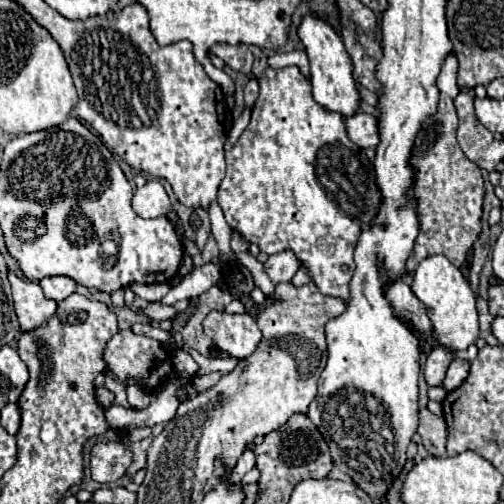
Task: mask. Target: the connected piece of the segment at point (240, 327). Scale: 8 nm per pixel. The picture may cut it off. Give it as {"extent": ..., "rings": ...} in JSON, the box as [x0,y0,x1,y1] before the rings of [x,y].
{"extent":[204,310,262,360],"rings":[[[212,310],[204,320],[204,330],[220,350],[238,360],[252,356],[262,342],[262,332],[250,314],[224,314]]]}

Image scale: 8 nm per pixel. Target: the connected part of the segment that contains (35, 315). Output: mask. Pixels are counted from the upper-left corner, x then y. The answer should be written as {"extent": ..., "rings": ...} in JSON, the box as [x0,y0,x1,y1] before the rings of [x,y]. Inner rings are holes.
{"extent":[8,274,56,332],"rings":[[[8,274],[8,280],[12,284],[14,310],[18,314],[20,328],[24,332],[32,332],[42,324],[48,324],[50,316],[54,316],[56,312],[56,302],[44,298],[40,284],[20,278],[16,274]]]}

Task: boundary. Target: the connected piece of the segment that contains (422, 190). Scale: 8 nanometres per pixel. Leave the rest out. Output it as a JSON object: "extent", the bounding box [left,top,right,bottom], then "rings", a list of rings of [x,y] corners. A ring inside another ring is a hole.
{"extent":[406,54,484,272],"rings":[[[448,54],[442,72],[438,76],[438,90],[440,90],[438,110],[434,116],[424,120],[410,160],[412,166],[416,168],[414,194],[418,198],[420,232],[414,244],[414,254],[406,264],[408,272],[414,270],[416,262],[434,254],[446,256],[458,268],[464,266],[472,250],[472,244],[478,240],[482,232],[484,178],[480,168],[464,156],[456,140],[458,118],[456,118],[454,98],[460,92],[460,88],[456,86],[456,70],[458,70],[458,62],[454,54]]]}

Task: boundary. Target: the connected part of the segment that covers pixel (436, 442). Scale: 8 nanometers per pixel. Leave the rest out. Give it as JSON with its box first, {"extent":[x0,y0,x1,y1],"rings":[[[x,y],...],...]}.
{"extent":[418,408,448,456],"rings":[[[428,408],[420,410],[418,434],[422,436],[422,444],[432,456],[446,456],[446,436],[448,436],[446,422],[434,416]]]}

